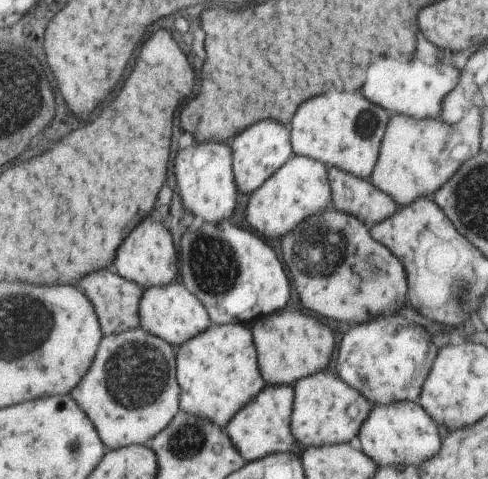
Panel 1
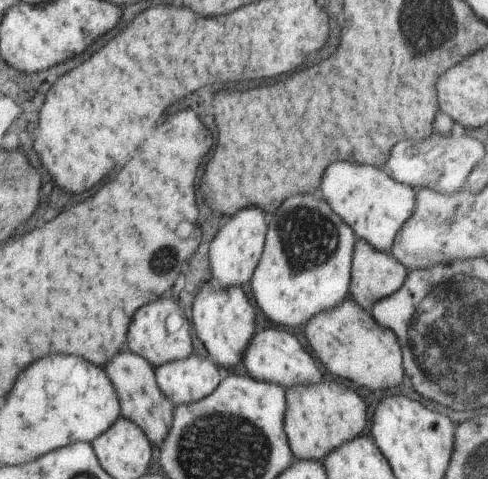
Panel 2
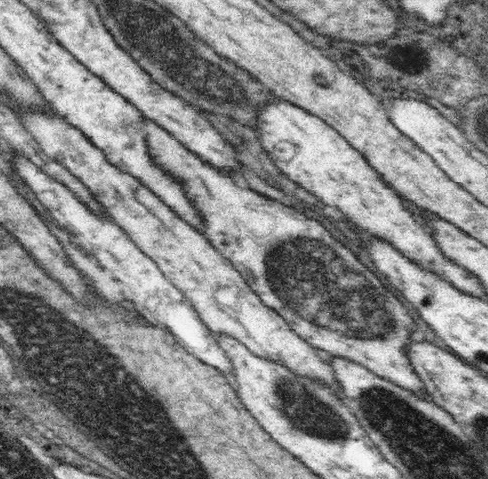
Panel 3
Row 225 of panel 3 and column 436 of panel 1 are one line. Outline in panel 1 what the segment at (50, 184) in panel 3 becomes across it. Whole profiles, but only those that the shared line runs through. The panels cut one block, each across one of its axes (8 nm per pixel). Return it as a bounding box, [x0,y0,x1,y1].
[361,58,457,120]

